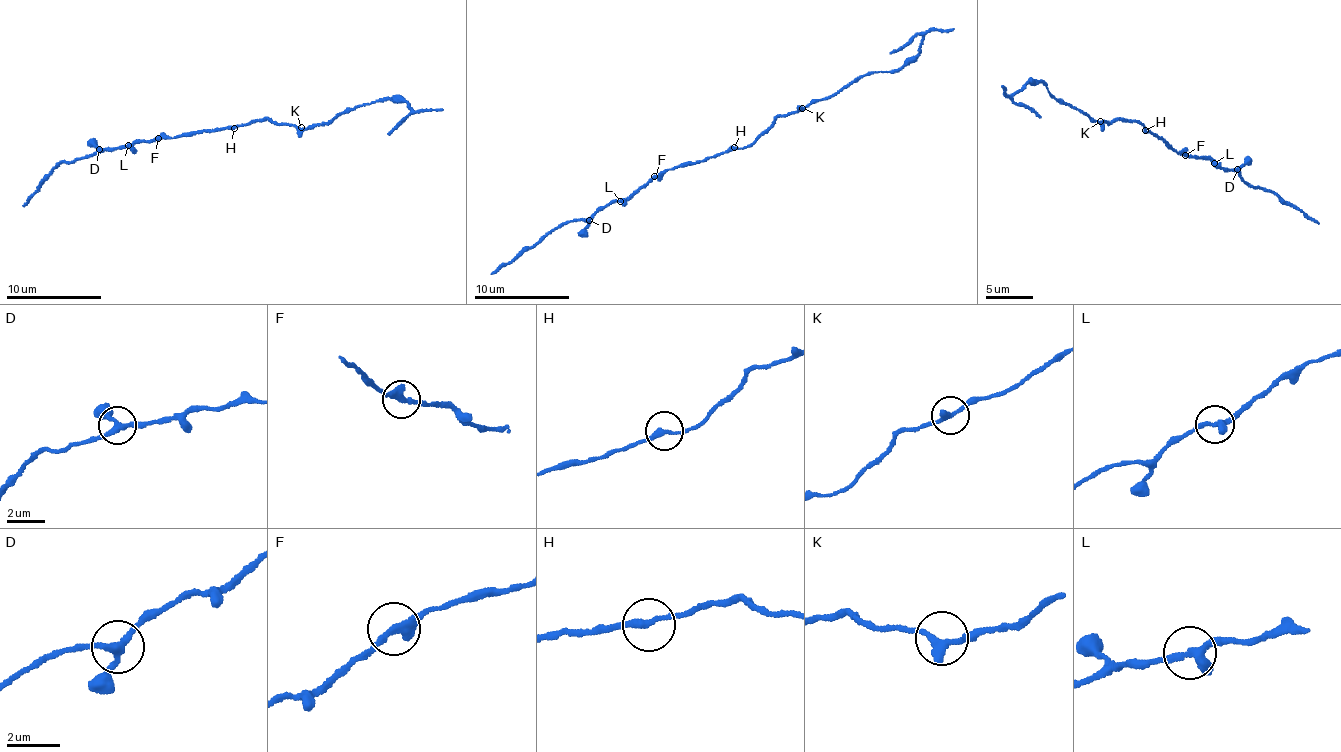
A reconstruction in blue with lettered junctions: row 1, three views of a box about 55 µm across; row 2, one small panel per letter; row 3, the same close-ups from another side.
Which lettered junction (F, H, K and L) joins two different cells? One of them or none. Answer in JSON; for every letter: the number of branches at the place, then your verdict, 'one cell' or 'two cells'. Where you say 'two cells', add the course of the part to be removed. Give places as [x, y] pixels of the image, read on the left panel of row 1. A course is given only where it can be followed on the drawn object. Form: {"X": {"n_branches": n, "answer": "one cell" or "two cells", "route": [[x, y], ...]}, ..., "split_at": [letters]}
{"F": {"n_branches": 2, "answer": "one cell"}, "H": {"n_branches": 2, "answer": "one cell"}, "K": {"n_branches": 2, "answer": "one cell"}, "L": {"n_branches": 2, "answer": "one cell"}, "split_at": []}

